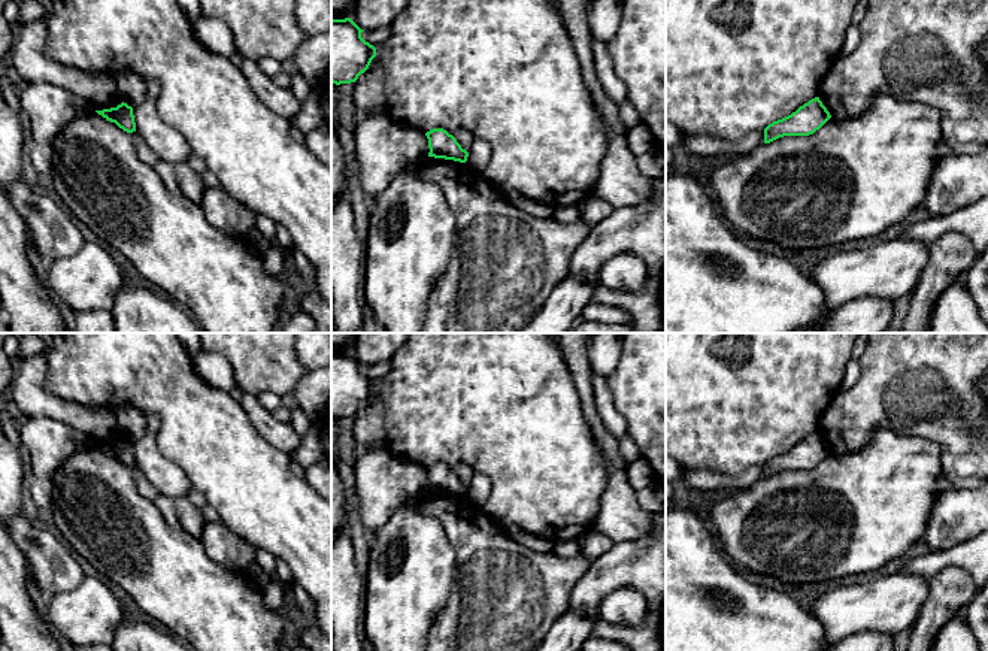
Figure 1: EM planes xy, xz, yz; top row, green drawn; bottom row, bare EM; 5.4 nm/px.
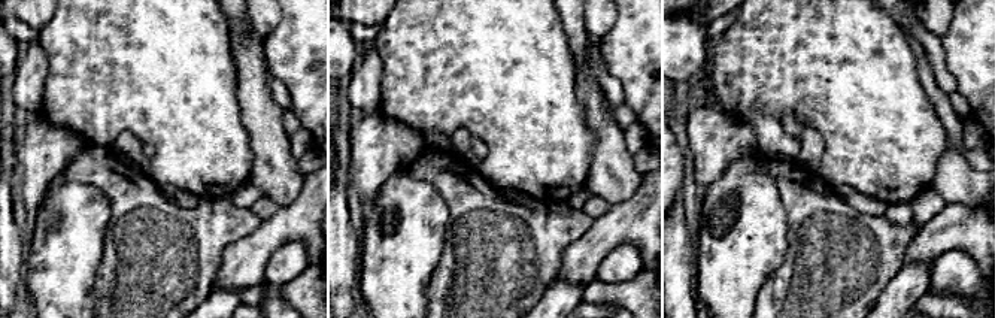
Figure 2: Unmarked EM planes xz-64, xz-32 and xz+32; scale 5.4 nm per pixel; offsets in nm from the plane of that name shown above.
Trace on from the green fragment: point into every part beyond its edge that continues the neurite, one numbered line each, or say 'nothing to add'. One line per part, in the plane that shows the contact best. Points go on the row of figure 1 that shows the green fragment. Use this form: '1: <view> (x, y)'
nothing to add

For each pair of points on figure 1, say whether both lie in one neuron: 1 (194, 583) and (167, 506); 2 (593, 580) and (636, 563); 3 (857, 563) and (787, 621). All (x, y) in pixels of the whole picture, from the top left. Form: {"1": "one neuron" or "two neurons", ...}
{"1": "two neurons", "2": "one neuron", "3": "two neurons"}

